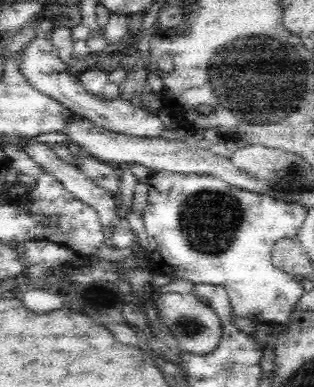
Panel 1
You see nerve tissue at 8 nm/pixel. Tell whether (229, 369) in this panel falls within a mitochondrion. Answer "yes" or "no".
yes

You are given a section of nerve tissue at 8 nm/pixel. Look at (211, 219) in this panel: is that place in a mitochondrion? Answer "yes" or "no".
yes

